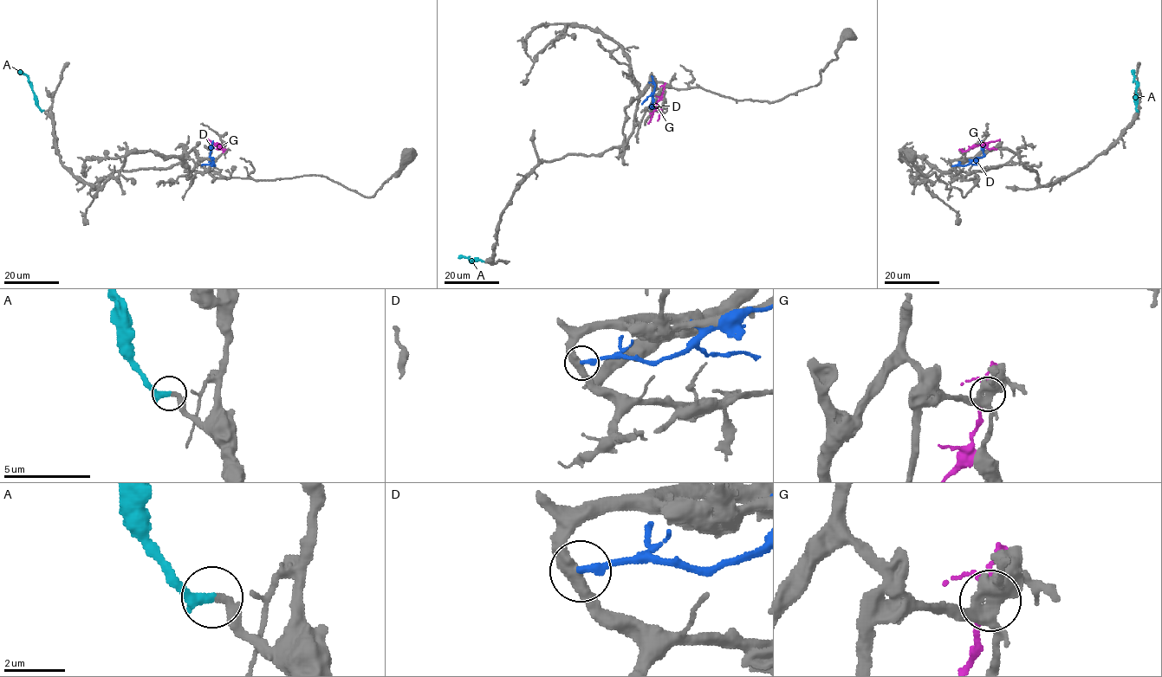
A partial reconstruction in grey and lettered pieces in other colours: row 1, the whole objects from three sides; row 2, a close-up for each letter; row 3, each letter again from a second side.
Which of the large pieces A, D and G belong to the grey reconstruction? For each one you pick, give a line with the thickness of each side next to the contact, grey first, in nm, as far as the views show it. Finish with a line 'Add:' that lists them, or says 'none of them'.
A: 360/380 nm
Add: A

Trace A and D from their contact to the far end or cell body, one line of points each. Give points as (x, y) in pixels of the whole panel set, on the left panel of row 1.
A: (43, 111), (38, 105), (28, 77), (17, 71)
D: (210, 166), (214, 165), (210, 156), (213, 140)

